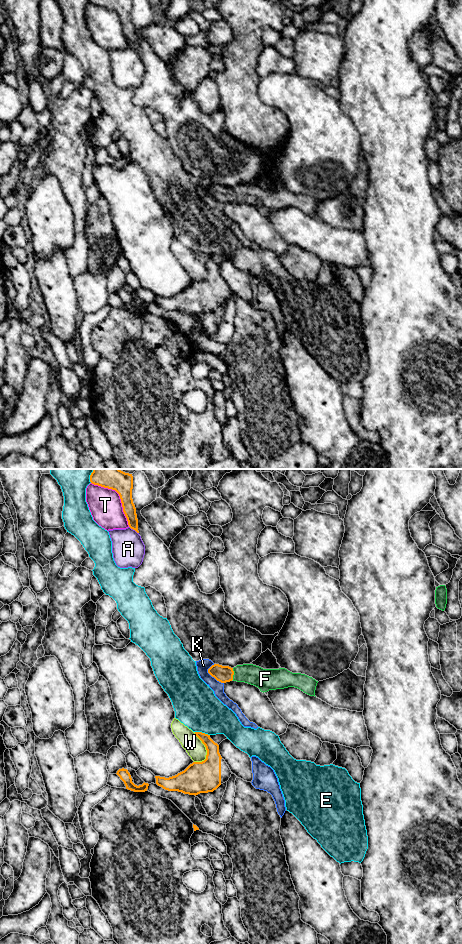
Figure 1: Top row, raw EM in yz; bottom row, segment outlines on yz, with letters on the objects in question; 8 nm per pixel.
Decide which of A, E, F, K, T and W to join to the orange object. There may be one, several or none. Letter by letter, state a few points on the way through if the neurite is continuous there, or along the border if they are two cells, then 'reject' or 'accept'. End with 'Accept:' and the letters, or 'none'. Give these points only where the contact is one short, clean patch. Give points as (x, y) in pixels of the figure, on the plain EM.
A: reject
E: reject
F: runs through yz (223, 194), (233, 194), (253, 194), (262, 198); accept
K: reject
T: reject
W: reject
Accept: F

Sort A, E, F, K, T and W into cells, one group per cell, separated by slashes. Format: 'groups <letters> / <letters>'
groups A / E / F / K / T / W

